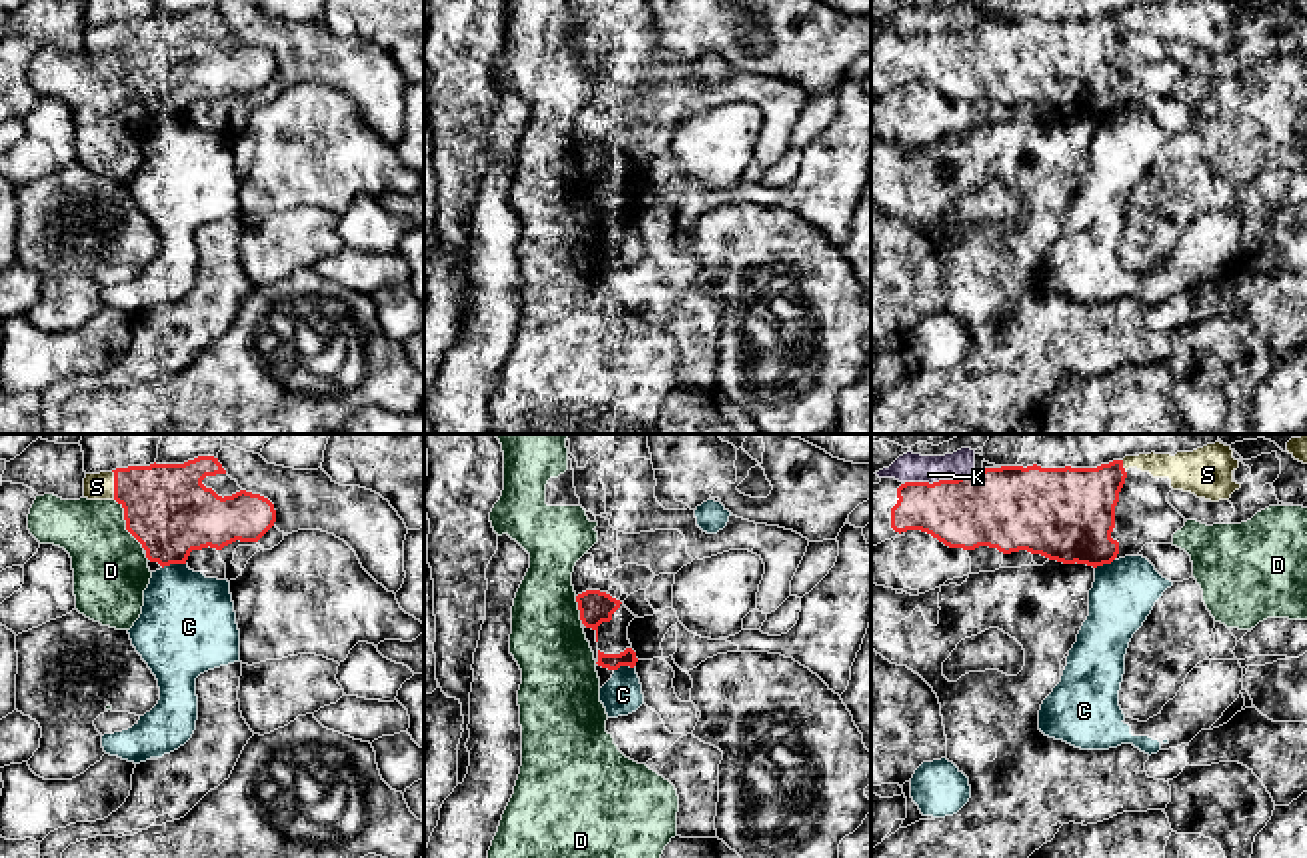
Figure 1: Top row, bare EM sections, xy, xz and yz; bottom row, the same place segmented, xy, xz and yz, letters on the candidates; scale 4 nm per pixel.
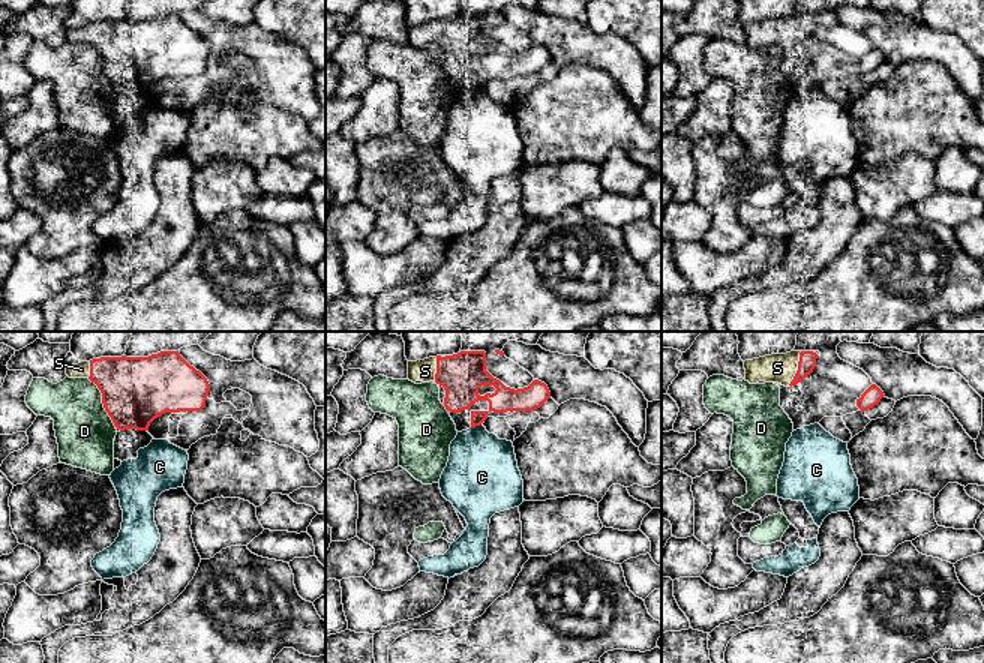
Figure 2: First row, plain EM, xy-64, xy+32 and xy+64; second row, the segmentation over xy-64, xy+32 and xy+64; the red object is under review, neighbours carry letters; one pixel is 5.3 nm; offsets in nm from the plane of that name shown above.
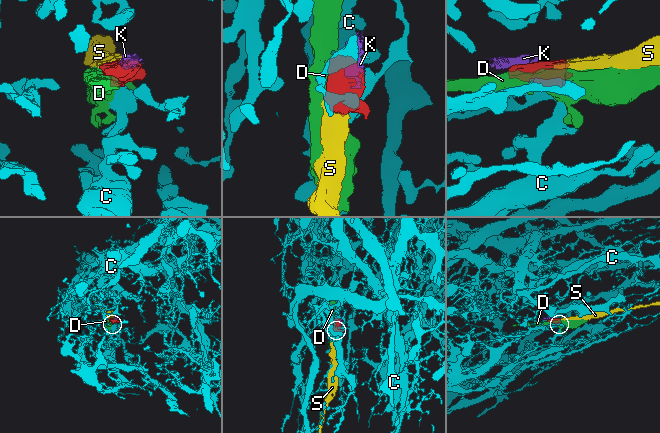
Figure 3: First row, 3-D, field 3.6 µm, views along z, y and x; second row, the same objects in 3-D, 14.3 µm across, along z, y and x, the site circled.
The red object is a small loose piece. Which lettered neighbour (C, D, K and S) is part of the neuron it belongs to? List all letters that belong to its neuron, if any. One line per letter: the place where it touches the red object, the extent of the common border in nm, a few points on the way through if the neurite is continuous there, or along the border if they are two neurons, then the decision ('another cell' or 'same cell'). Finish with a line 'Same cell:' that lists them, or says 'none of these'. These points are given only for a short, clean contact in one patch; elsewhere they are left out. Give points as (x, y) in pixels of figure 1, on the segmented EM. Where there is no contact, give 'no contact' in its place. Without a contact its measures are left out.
C: xy (172, 562) | 100 nm | another cell
D: xy (126, 524) | 240 nm | another cell
K: yz (940, 480) | 300 nm | another cell
S: xy (114, 484) | 120 nm | same cell
Same cell: S

